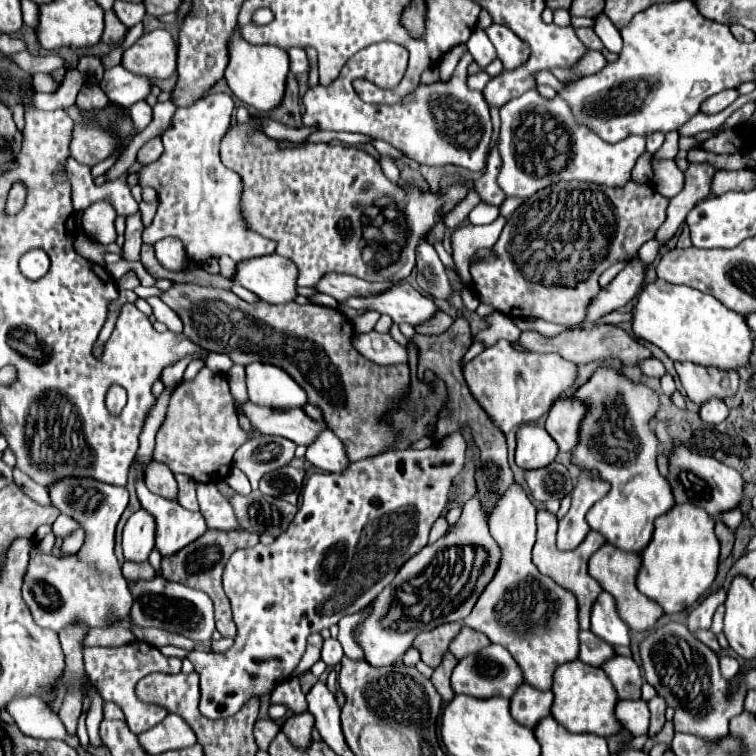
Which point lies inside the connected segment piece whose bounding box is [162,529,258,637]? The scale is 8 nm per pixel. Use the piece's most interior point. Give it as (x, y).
(200, 565)

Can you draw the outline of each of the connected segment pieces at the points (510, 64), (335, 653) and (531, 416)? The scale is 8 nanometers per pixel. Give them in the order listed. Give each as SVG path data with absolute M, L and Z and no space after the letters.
M490 25L486 29L486 35L490 37L492 45L498 51L498 59L502 61L504 69L516 69L522 63L526 63L528 55L530 55L530 47L518 37L512 35L512 31L504 25Z
M326 639L324 645L322 645L322 655L320 659L328 665L328 667L334 667L340 663L340 659L344 657L344 651L340 647L340 643L336 639Z
M498 341L464 365L464 379L482 409L508 433L512 427L538 421L554 399L574 383L576 365L556 353L518 353L508 341Z

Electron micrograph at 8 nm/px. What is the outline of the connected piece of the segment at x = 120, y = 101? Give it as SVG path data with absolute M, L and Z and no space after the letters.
M118 65L104 73L100 87L112 103L122 107L132 107L134 103L144 101L150 95L152 81L148 77L134 75L126 71L122 65Z

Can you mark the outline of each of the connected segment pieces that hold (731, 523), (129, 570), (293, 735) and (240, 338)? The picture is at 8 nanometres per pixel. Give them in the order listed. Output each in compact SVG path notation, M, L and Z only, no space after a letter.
M734 509L734 511L726 511L726 513L722 513L720 515L720 519L732 529L732 531L736 531L736 529L740 529L742 527L742 521L744 521L744 513L740 511L740 509Z
M148 561L144 563L124 563L122 565L122 575L126 579L154 579L156 577L156 571L150 567Z
M302 713L302 715L290 717L290 719L284 723L282 731L290 737L290 741L292 741L296 747L306 749L306 747L310 745L310 741L312 741L312 739L310 739L312 727L314 727L314 717L312 717L310 713Z
M174 283L168 291L160 295L160 299L178 313L178 317L184 323L184 335L192 339L198 347L204 347L206 351L224 353L238 365L248 365L252 361L272 363L282 367L300 387L304 387L308 395L308 403L318 407L322 411L322 421L326 427L344 443L346 455L350 461L368 459L374 455L380 455L388 449L392 449L392 443L396 437L390 433L386 425L380 423L380 415L388 411L392 401L400 399L400 393L408 387L410 371L408 365L376 365L370 359L364 359L354 347L352 347L352 335L354 327L350 319L344 319L338 309L320 307L314 303L298 305L298 303L286 303L286 305L270 305L270 303L246 303L240 297L236 297L232 291L216 289L216 287L204 287L196 283Z

